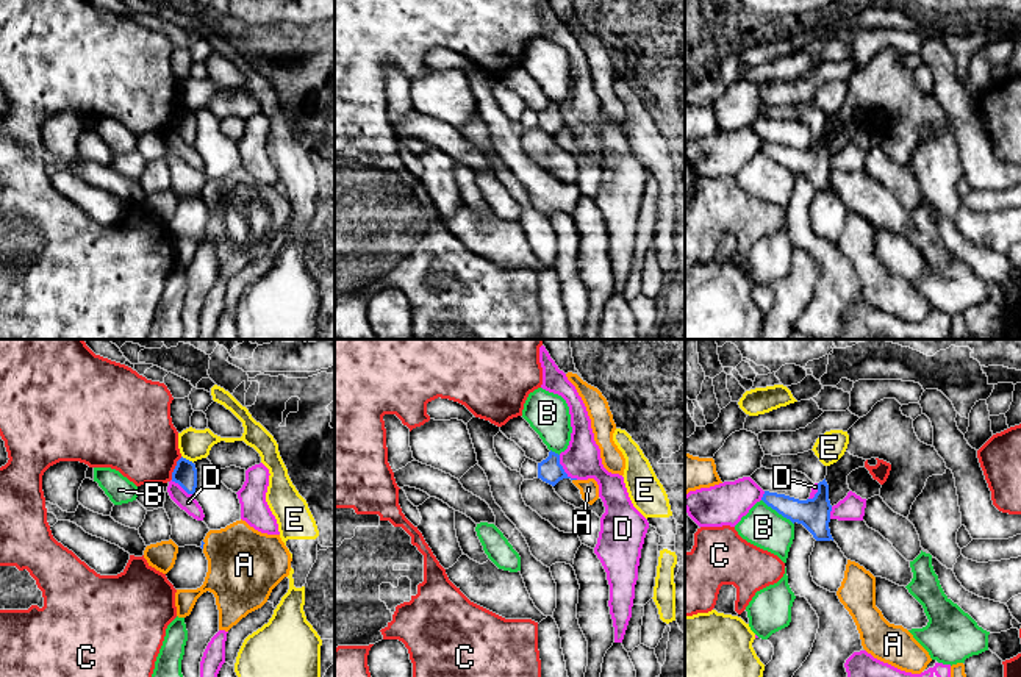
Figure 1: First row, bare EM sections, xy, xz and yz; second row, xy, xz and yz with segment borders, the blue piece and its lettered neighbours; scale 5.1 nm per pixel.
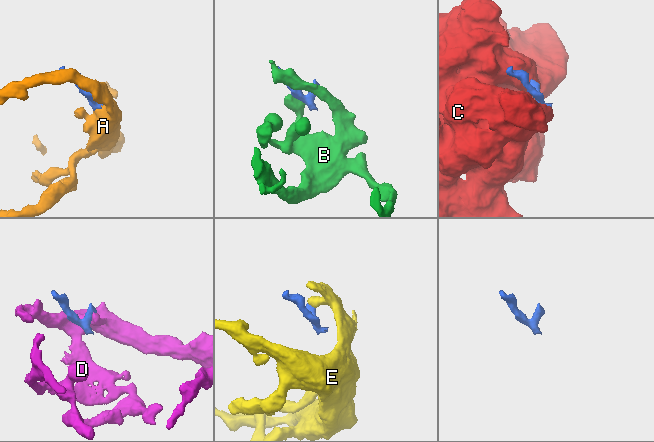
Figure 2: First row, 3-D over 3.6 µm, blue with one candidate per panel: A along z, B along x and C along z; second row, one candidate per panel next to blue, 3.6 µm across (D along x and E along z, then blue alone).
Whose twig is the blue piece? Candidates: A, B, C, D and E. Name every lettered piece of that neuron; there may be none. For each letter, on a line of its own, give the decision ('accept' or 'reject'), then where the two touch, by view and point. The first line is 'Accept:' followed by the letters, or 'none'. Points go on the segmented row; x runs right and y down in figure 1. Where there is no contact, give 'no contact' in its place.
Accept: A
A: accept; meets blue in xz at (574, 479)
B: reject; meets blue in yz at (777, 512)
C: reject; meets blue in xy at (175, 468)
D: reject; meets blue in xz at (563, 469)
E: reject; meets blue in xy at (188, 460)

